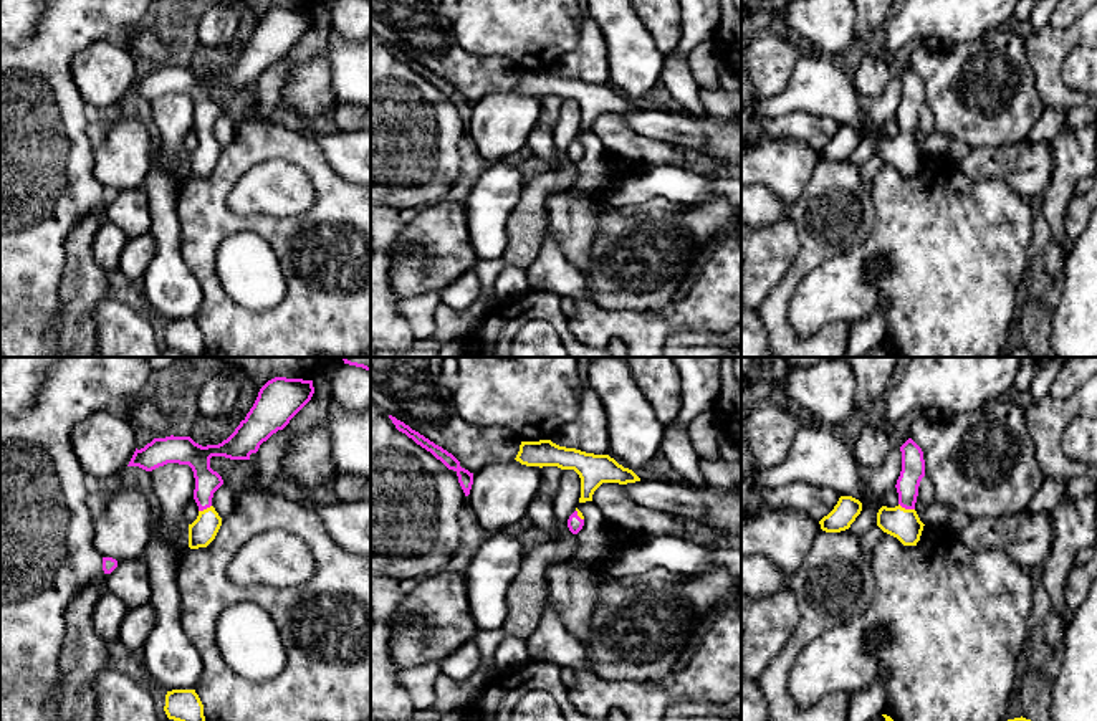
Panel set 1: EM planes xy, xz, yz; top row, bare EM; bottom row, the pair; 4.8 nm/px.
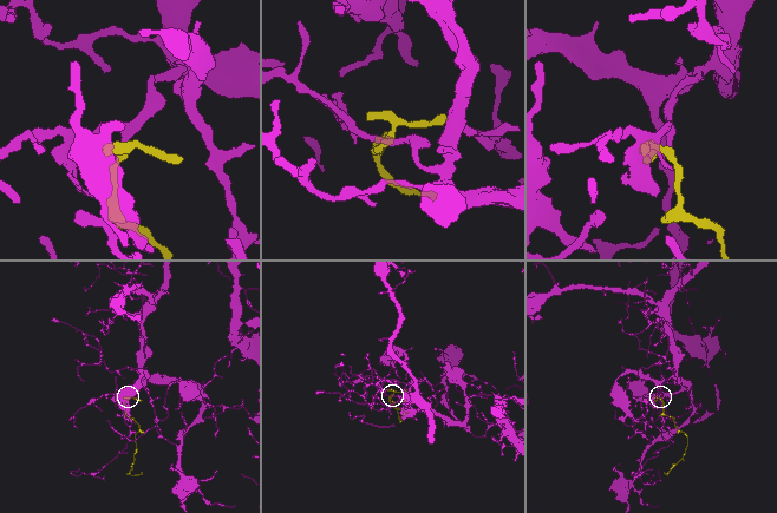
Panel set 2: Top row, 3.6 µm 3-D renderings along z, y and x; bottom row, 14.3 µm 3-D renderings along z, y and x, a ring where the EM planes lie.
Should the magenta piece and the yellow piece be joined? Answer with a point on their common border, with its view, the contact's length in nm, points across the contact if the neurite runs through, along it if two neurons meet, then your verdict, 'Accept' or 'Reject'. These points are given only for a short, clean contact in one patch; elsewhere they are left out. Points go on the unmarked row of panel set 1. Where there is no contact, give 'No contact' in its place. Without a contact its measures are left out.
Touches magenta at yz (907, 138). Shared border 90 nm. Path across: yz (912, 101), (907, 113), (907, 138), (900, 152). Accept

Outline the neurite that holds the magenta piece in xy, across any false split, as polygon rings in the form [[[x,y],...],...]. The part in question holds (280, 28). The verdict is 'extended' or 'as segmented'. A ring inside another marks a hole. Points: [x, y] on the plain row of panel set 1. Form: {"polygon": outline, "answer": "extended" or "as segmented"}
{"polygon": [[[275,7],[260,18],[247,46],[222,73],[202,76],[190,66],[154,68],[144,78],[136,78],[127,96],[152,101],[167,93],[179,93],[192,98],[199,146],[189,154],[189,177],[207,177],[222,155],[222,147],[212,136],[212,127],[223,114],[222,106],[210,98],[210,88],[250,89],[250,84],[256,83],[263,71],[290,53],[311,30],[313,23],[313,10]]], "answer": "extended"}

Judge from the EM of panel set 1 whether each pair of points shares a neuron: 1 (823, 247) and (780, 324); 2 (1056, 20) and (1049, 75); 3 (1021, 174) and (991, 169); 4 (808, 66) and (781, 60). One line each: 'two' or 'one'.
1: one
2: two
3: one
4: two

